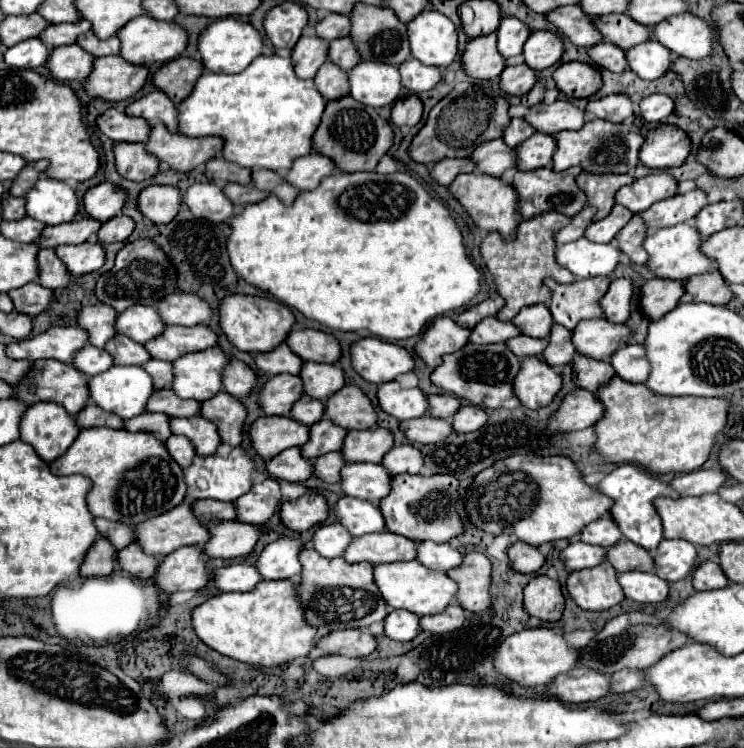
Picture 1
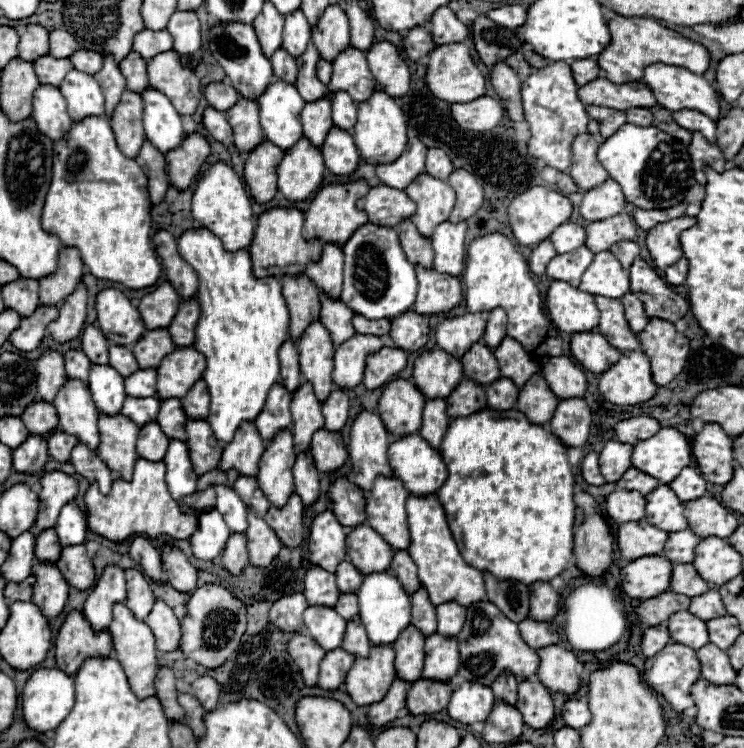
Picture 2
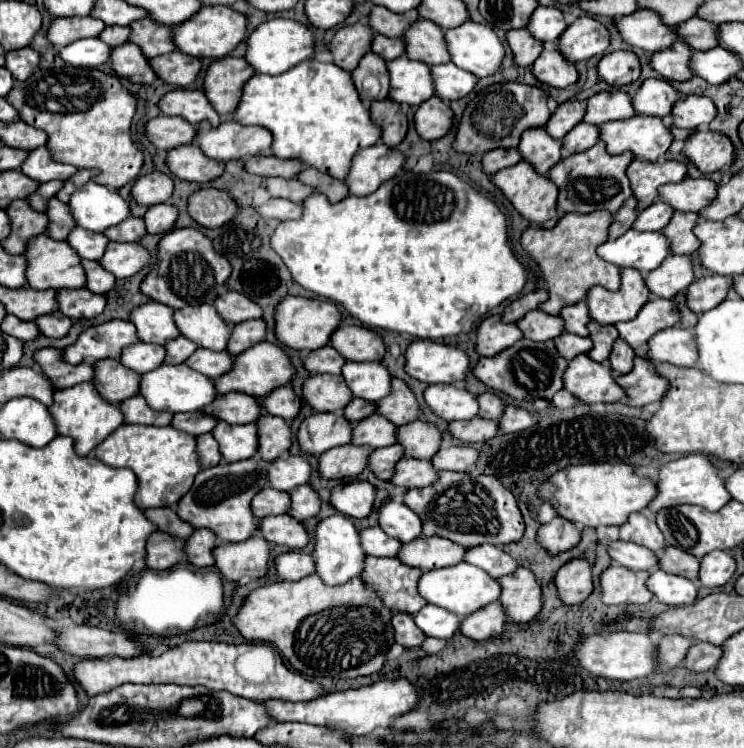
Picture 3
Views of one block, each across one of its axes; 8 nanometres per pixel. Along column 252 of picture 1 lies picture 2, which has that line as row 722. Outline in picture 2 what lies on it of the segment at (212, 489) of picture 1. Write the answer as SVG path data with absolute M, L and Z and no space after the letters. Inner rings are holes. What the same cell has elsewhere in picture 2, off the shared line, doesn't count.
M464 682L452 692L452 698L448 702L448 714L462 724L484 722L492 712L494 700L496 696L490 686Z

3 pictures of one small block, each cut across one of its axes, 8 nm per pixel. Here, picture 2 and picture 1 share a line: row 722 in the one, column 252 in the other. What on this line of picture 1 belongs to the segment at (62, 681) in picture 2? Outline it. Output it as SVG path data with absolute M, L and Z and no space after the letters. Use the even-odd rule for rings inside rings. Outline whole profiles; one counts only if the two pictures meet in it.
M220 18L206 26L200 32L198 38L198 52L202 56L202 66L204 72L224 72L224 74L236 74L242 72L254 58L262 54L262 38L260 34L252 28L252 24L236 20L236 18Z

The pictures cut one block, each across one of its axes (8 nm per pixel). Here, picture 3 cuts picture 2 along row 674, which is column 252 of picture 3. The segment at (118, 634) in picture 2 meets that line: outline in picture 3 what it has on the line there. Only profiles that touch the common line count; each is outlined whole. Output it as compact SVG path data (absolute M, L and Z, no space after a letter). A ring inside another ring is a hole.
M200 122L196 126L196 144L198 148L212 160L228 162L228 160L240 160L256 154L272 154L270 144L272 144L272 134L266 128L260 126L242 126L238 122L222 122L218 128L210 128L208 122Z

